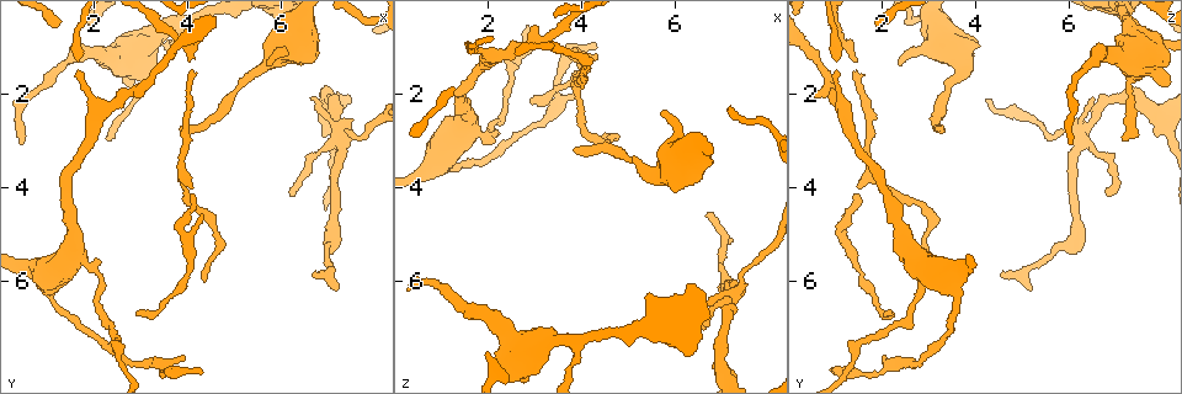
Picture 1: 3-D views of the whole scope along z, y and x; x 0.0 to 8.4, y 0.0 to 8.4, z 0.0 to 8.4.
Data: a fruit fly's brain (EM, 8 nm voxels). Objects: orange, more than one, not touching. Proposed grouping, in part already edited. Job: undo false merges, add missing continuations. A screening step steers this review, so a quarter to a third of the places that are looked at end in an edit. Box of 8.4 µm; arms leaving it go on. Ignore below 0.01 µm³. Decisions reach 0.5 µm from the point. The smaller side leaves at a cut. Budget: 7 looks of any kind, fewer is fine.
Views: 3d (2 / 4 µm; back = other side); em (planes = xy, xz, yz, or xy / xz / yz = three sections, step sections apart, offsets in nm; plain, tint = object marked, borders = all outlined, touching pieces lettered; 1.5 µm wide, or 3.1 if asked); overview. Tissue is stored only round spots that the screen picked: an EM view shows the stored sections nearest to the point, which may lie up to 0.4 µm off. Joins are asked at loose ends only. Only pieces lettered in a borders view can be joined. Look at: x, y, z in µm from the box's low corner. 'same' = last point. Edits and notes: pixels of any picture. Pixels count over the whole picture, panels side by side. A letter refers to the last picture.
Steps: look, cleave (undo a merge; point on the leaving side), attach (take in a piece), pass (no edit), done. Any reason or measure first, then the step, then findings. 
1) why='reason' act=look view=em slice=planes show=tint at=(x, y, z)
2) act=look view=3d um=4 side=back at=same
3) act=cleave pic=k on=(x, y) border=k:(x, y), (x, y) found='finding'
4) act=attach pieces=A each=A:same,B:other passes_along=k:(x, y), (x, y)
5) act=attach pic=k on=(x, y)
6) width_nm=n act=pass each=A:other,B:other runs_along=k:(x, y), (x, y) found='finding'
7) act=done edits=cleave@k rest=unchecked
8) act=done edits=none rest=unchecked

why='abrupt turn' act=look view=em slice=planes show=borders at=(1.85, 5.65, 2.80)

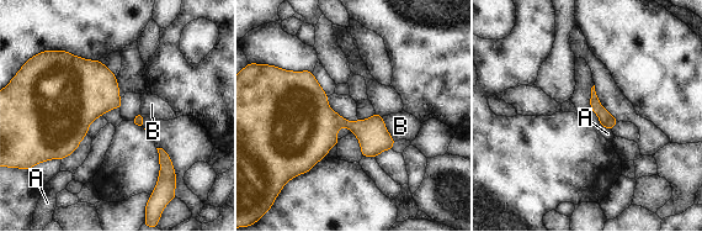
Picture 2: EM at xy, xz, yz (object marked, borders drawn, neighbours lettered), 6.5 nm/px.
longest_contact=B:190nm act=pass each=A:other,B:other border=2:(600, 124), (611, 131) found='one cell here'

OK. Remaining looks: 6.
why='free end' act=look view=em slice=yz step=4 show=borders at=(3.90, 7.60, 2.10)

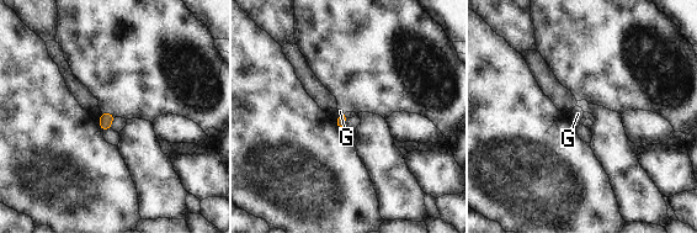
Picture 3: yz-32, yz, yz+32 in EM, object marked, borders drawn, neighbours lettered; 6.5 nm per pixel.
why='cut it another way' act=look view=em slice=planes show=borders at=same

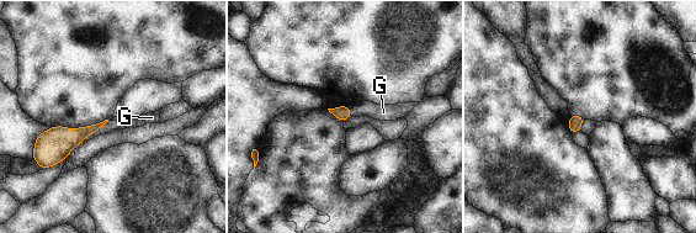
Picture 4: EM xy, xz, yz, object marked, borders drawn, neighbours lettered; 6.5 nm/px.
longest_contact=G:50nm act=attach pieces=G each=G:same passes_along=4:(343, 112), (350, 112), (383, 112) found='it goes on there'

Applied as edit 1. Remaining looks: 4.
why='four arms meet' act=look view=em slice=xz step=8 show=borders at=(7.30, 2.80, 6.25)

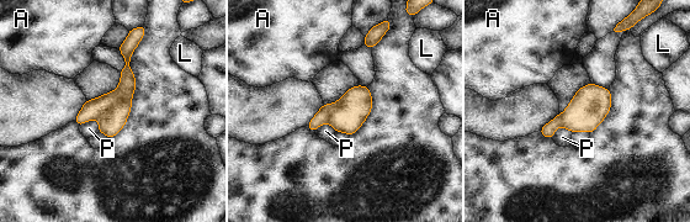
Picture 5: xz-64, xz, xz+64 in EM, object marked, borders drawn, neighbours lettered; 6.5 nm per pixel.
width_nm=220 act=cleave pic=5 on=(94, 109) each=A:other,L:other,P:other found='a second cell is stuck on'

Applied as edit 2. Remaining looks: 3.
act=done edits=attach@4,cleave@5 rest=unchecked

